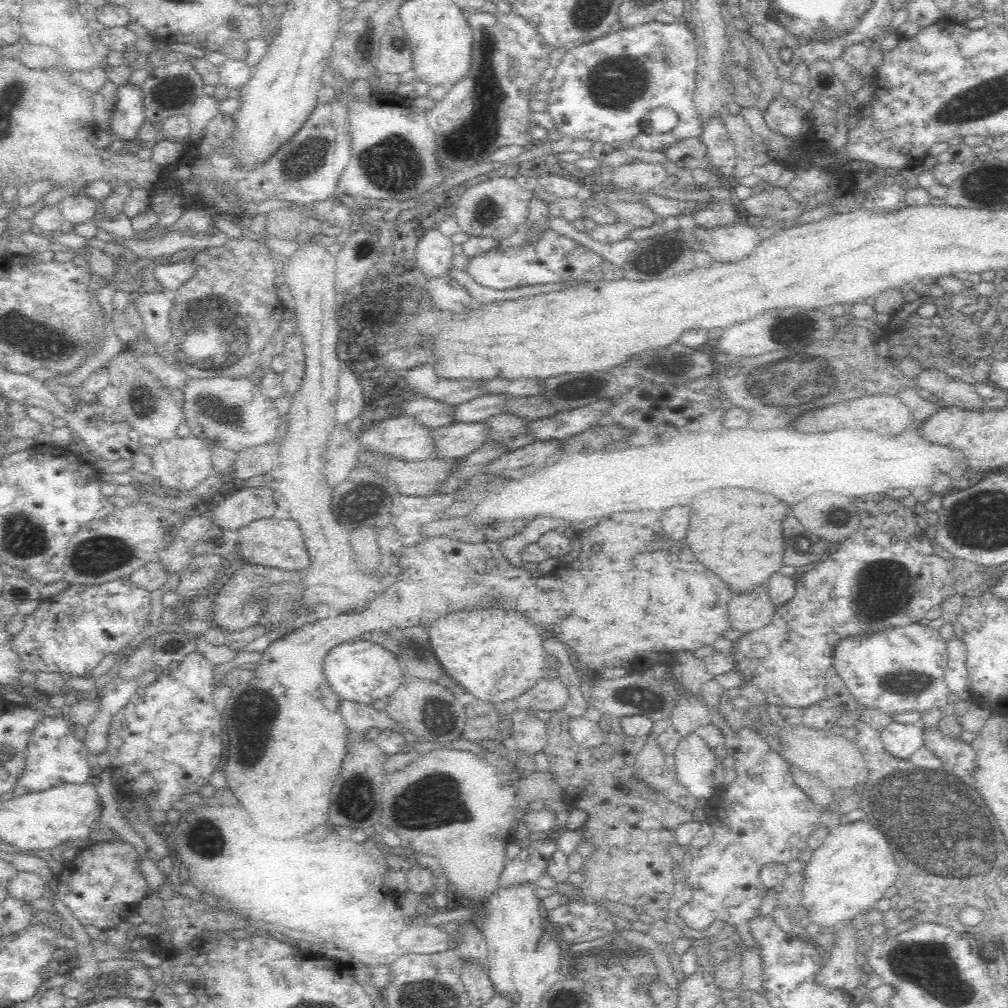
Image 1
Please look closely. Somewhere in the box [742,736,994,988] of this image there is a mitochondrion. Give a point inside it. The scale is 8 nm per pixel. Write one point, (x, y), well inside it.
(922, 803)

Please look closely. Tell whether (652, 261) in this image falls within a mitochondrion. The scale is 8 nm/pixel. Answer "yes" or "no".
yes

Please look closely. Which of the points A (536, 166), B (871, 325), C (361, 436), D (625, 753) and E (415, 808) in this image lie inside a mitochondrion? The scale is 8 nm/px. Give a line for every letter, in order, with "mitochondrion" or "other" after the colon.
A: other
B: other
C: other
D: other
E: mitochondrion

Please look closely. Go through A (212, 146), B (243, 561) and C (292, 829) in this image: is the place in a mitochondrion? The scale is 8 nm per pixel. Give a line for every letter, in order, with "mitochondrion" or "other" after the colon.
A: other
B: other
C: other

